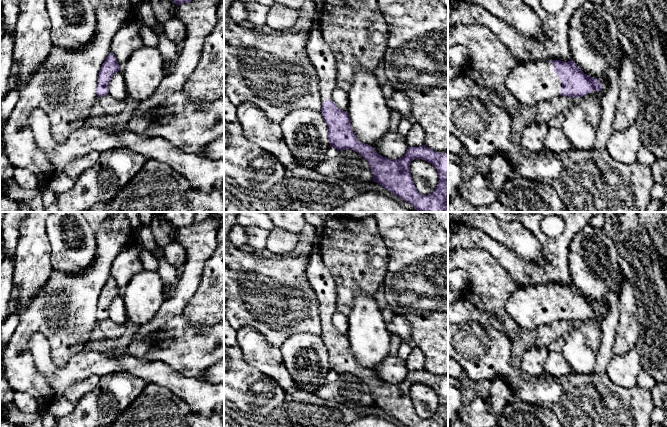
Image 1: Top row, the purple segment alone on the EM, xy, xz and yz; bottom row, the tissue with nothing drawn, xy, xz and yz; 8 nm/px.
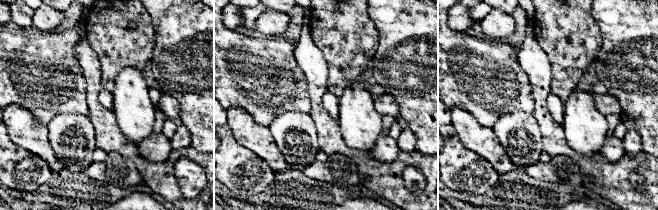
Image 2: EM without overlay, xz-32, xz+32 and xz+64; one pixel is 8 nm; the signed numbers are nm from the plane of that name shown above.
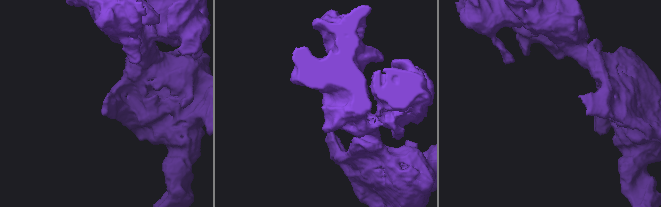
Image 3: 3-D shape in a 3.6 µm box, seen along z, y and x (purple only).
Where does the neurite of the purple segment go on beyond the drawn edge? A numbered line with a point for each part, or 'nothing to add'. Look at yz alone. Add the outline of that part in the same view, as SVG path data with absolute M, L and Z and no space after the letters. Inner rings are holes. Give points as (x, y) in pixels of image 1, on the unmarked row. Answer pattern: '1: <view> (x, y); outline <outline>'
1: yz (532, 307); outline M550 284L522 287L509 297L505 309L522 329L530 331L560 320L562 311Z

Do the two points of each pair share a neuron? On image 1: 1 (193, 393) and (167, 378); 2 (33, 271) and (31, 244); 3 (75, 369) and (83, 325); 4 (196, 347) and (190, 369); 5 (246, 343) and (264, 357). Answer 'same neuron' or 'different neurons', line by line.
1: same neuron
2: same neuron
3: different neurons
4: same neuron
5: same neuron

